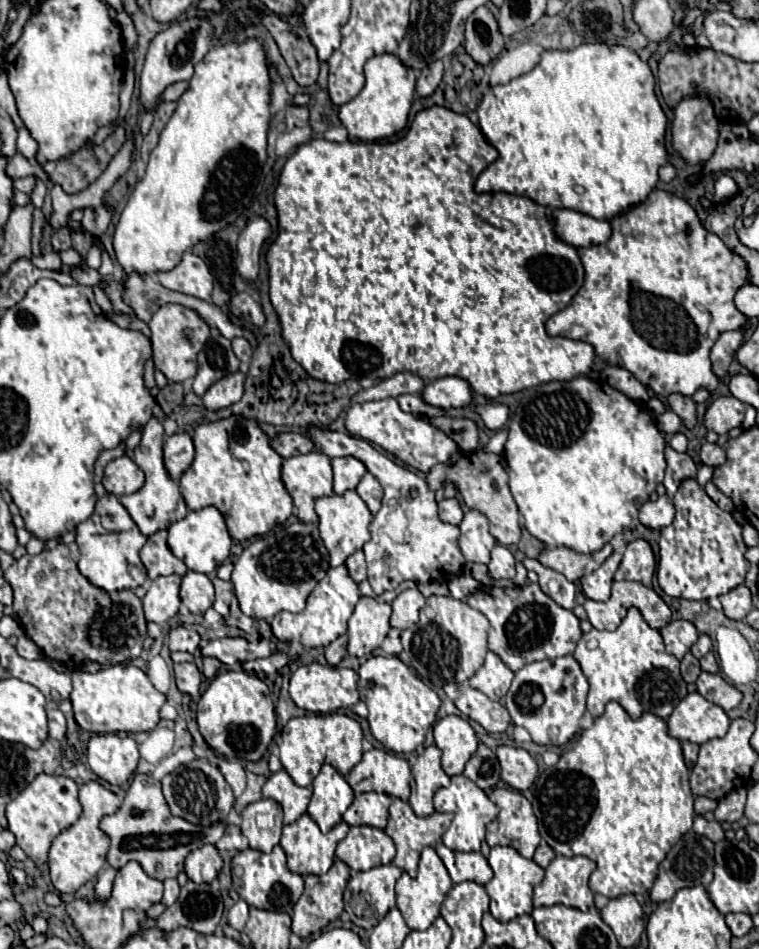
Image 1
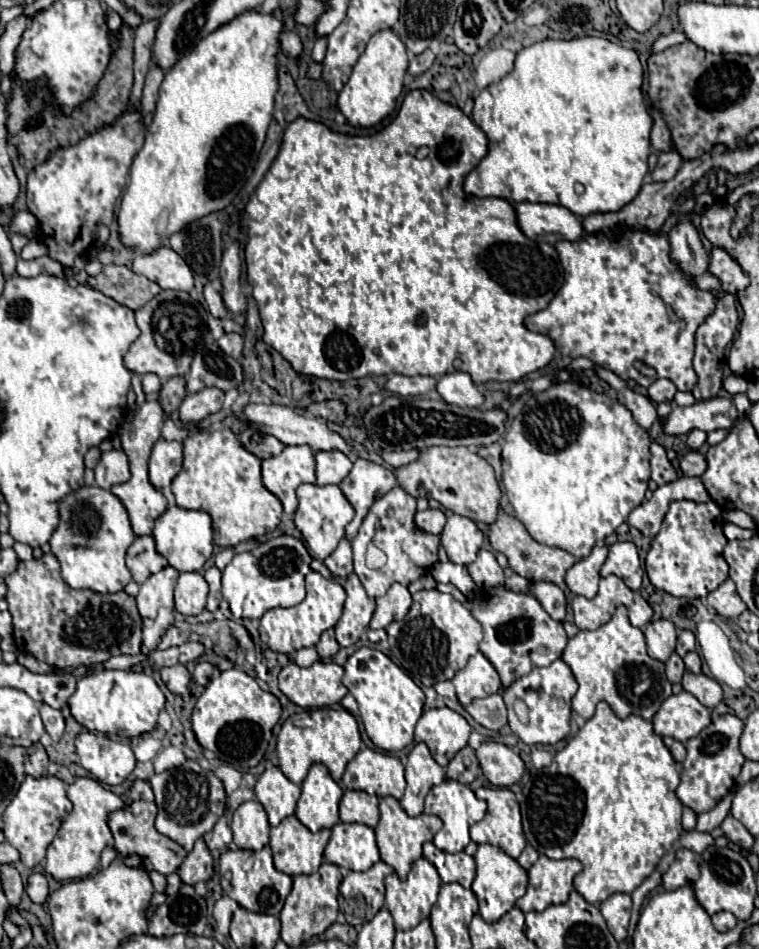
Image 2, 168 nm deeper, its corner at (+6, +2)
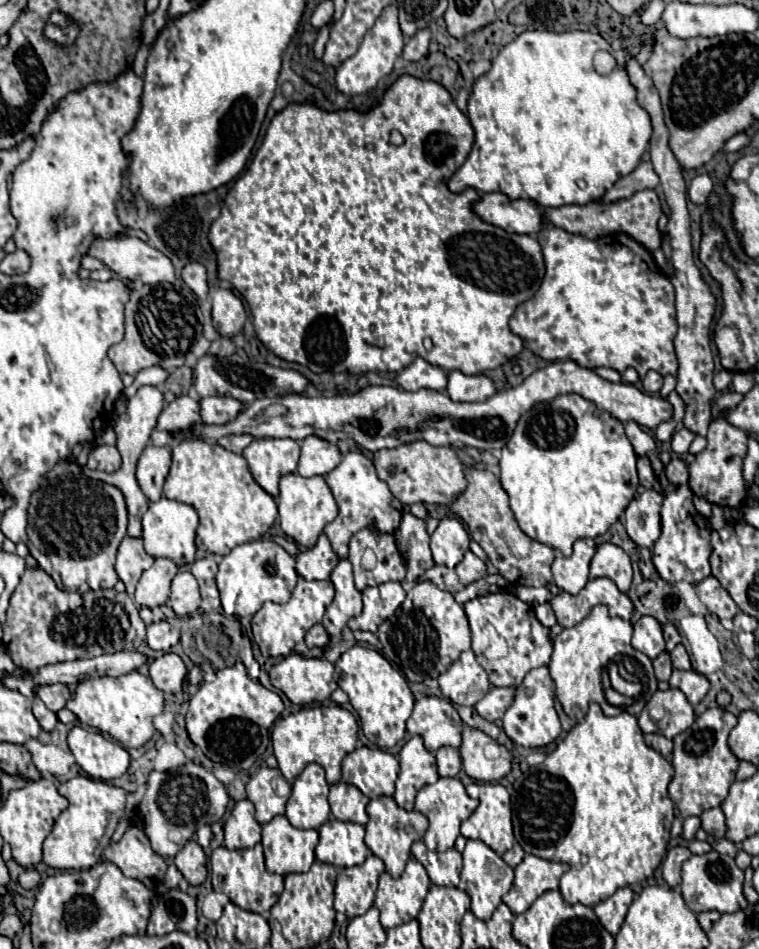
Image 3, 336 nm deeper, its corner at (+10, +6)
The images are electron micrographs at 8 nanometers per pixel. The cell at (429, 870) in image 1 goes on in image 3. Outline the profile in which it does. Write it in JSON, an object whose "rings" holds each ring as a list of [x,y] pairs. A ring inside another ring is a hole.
{"rings":[[[410,859],[406,863],[406,869],[398,879],[382,873],[374,899],[374,907],[380,911],[382,927],[390,929],[416,919],[428,887],[430,879],[426,875],[426,869],[416,859]]]}

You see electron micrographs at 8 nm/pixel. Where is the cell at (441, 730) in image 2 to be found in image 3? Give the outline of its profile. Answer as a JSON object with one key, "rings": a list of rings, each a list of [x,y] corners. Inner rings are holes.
{"rings":[[[424,697],[416,701],[406,729],[410,735],[420,735],[430,751],[444,745],[460,747],[462,743],[462,721],[454,705],[446,699]]]}

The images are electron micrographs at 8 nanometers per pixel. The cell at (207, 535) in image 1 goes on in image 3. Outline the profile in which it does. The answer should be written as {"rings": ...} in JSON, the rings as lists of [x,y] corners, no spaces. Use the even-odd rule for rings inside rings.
{"rings":[[[162,497],[160,501],[152,503],[148,507],[148,511],[142,515],[142,541],[144,541],[146,553],[152,557],[168,557],[178,567],[194,561],[196,529],[198,529],[198,515],[196,515],[194,507],[174,501],[174,499]]]}

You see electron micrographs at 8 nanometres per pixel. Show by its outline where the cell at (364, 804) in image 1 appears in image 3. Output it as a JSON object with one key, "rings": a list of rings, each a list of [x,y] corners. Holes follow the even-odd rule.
{"rings":[[[336,783],[330,785],[330,795],[328,795],[328,803],[330,803],[330,811],[338,821],[352,821],[352,823],[360,823],[366,825],[368,815],[366,815],[366,805],[368,805],[368,797],[358,789],[352,787],[350,783]]]}

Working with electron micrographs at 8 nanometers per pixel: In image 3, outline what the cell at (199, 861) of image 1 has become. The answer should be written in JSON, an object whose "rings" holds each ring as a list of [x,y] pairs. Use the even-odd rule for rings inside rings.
{"rings":[[[188,841],[184,849],[174,857],[174,865],[184,875],[184,879],[190,885],[204,883],[208,871],[206,871],[206,855],[202,847],[196,841]]]}

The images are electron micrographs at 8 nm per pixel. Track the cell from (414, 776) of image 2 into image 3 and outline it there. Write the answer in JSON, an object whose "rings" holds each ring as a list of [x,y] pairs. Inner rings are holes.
{"rings":[[[420,735],[412,737],[410,741],[406,741],[406,745],[400,751],[400,773],[396,781],[394,801],[402,809],[412,811],[416,793],[424,785],[434,783],[438,777],[440,775],[436,771],[434,755],[424,747],[424,741],[420,739]]]}

